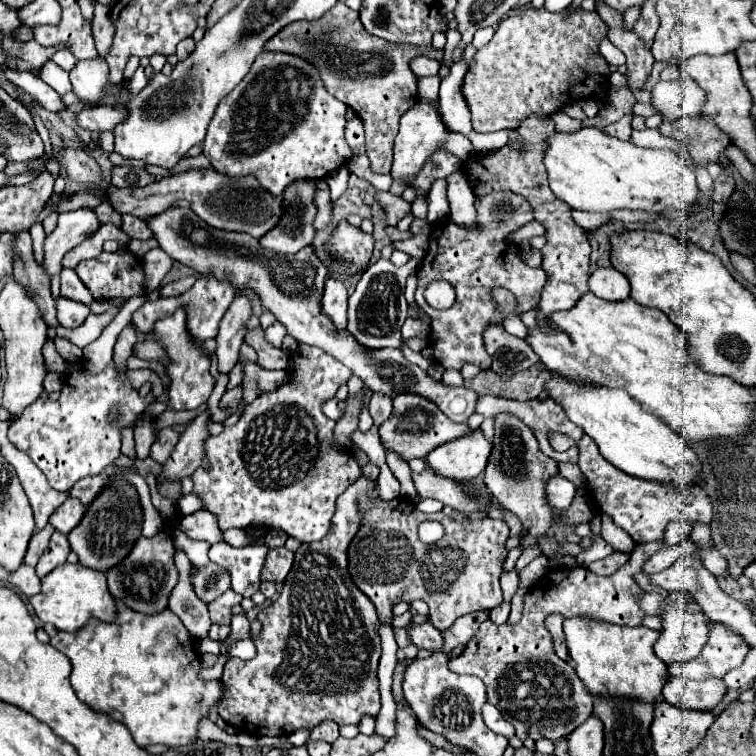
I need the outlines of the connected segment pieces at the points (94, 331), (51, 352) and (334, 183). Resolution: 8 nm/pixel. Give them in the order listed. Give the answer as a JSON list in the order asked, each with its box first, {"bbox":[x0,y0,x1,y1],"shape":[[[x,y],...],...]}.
[{"bbox":[56,299,127,349],"shape":[[[123,299],[121,305],[111,305],[109,311],[101,315],[93,315],[90,313],[85,323],[75,329],[71,330],[60,326],[57,328],[56,335],[69,340],[83,349],[101,335],[105,327],[113,320],[127,301],[127,299]]]},{"bbox":[43,339,65,373],"shape":[[[53,339],[45,341],[45,345],[43,345],[43,357],[45,357],[45,363],[51,367],[51,371],[57,371],[57,373],[65,371],[65,359],[57,353]]]},{"bbox":[325,167,349,205],"shape":[[[341,167],[341,169],[335,169],[325,181],[329,183],[329,187],[331,187],[331,205],[343,195],[343,191],[347,189],[347,179],[349,179],[349,171],[345,169],[345,167]]]}]

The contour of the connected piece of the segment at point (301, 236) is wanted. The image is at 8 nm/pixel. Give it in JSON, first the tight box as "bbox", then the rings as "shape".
{"bbox":[261,181,317,255],"shape":[[[295,181],[283,193],[285,217],[281,217],[279,225],[261,239],[265,249],[293,255],[305,245],[311,245],[315,237],[313,219],[317,213],[317,207],[313,205],[313,183],[315,181]]]}

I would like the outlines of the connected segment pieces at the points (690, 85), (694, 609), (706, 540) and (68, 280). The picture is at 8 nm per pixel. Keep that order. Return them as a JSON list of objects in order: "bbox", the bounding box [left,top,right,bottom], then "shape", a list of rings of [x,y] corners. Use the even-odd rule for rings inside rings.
[{"bbox":[653,77,705,119],"shape":[[[679,77],[675,81],[659,81],[653,87],[653,107],[667,119],[679,119],[683,115],[700,117],[701,105],[705,105],[705,91],[691,77]]]},{"bbox":[657,591,709,663],"shape":[[[671,591],[661,607],[661,631],[659,631],[659,639],[657,639],[657,657],[665,663],[685,663],[693,657],[697,657],[697,653],[701,653],[703,645],[709,639],[709,627],[707,627],[707,619],[703,615],[701,605],[685,591]]]},{"bbox":[691,525,715,549],"shape":[[[693,525],[691,541],[693,541],[699,549],[715,549],[713,539],[711,539],[711,529],[709,529],[709,525]]]},{"bbox":[61,269,93,305],"shape":[[[73,269],[61,271],[61,297],[73,299],[73,301],[79,301],[79,303],[85,303],[85,305],[93,303],[89,289],[85,289],[85,285],[79,281],[79,277],[75,275]]]}]

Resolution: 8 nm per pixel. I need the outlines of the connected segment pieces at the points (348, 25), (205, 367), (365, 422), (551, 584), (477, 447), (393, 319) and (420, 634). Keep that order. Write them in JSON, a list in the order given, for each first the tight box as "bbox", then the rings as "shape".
[{"bbox":[265,3,443,173],"shape":[[[337,3],[331,11],[321,17],[319,27],[303,29],[281,29],[277,37],[265,43],[269,51],[297,53],[317,65],[325,89],[351,107],[365,125],[365,147],[375,173],[389,173],[393,161],[393,139],[399,129],[399,119],[417,103],[417,75],[411,71],[409,63],[415,57],[429,57],[435,61],[443,59],[443,49],[435,47],[413,47],[389,43],[381,37],[373,37],[361,25],[357,11],[351,11],[345,3]]]},{"bbox":[153,309,215,411],"shape":[[[179,309],[173,317],[161,319],[157,323],[157,329],[153,331],[153,335],[159,343],[163,343],[163,347],[167,349],[167,353],[171,357],[171,363],[165,365],[165,369],[171,377],[171,387],[169,387],[171,407],[175,411],[191,411],[191,409],[203,407],[207,403],[211,391],[213,391],[215,381],[209,375],[209,359],[203,355],[201,345],[197,345],[185,329],[185,311]]]},{"bbox":[359,391,373,433],"shape":[[[373,391],[367,393],[367,397],[365,397],[365,409],[361,411],[361,417],[359,417],[359,429],[361,429],[361,433],[367,433],[367,431],[373,427],[373,419],[369,417],[369,405],[367,405],[371,393],[373,393]]]},{"bbox":[447,541,663,741],"shape":[[[661,541],[637,545],[631,553],[631,561],[609,577],[599,577],[579,565],[547,571],[547,575],[525,593],[521,619],[515,625],[495,625],[491,619],[483,621],[463,653],[447,663],[449,671],[479,677],[487,687],[487,701],[515,727],[519,739],[545,737],[557,741],[567,737],[593,715],[593,697],[585,693],[575,669],[555,655],[545,617],[559,613],[565,619],[581,617],[627,627],[641,625],[643,611],[637,605],[641,587],[635,583],[633,575],[641,571],[641,565],[649,555],[663,547]]]},{"bbox":[425,429,491,479],"shape":[[[481,429],[453,439],[429,453],[425,459],[429,469],[441,477],[453,479],[475,479],[481,477],[491,453],[491,443],[485,439]]]},{"bbox":[347,259,420,349],"shape":[[[379,259],[379,261],[377,261],[377,263],[373,263],[373,265],[369,265],[369,269],[367,269],[367,271],[365,271],[365,273],[363,273],[363,275],[361,275],[361,279],[359,279],[359,283],[357,283],[357,289],[355,289],[355,293],[353,293],[353,295],[351,295],[351,297],[349,297],[349,323],[347,323],[347,331],[349,331],[349,333],[351,333],[351,335],[353,335],[353,339],[355,339],[355,341],[357,341],[357,343],[359,343],[359,345],[361,345],[361,347],[365,347],[365,349],[383,349],[383,347],[399,347],[399,345],[401,345],[401,327],[403,327],[403,323],[405,323],[405,319],[407,319],[407,301],[405,301],[406,281],[407,281],[407,278],[411,275],[414,275],[419,270],[419,267],[420,267],[420,262],[417,262],[418,269],[408,269],[410,264],[411,263],[409,263],[405,266],[402,266],[402,267],[395,267],[395,265],[393,265],[393,263],[391,263],[391,261],[389,261],[389,259]]]},{"bbox":[409,623,443,649],"shape":[[[415,623],[409,629],[409,637],[411,637],[411,643],[419,649],[441,649],[443,645],[441,631],[435,629],[431,623],[423,623],[423,625]]]}]

